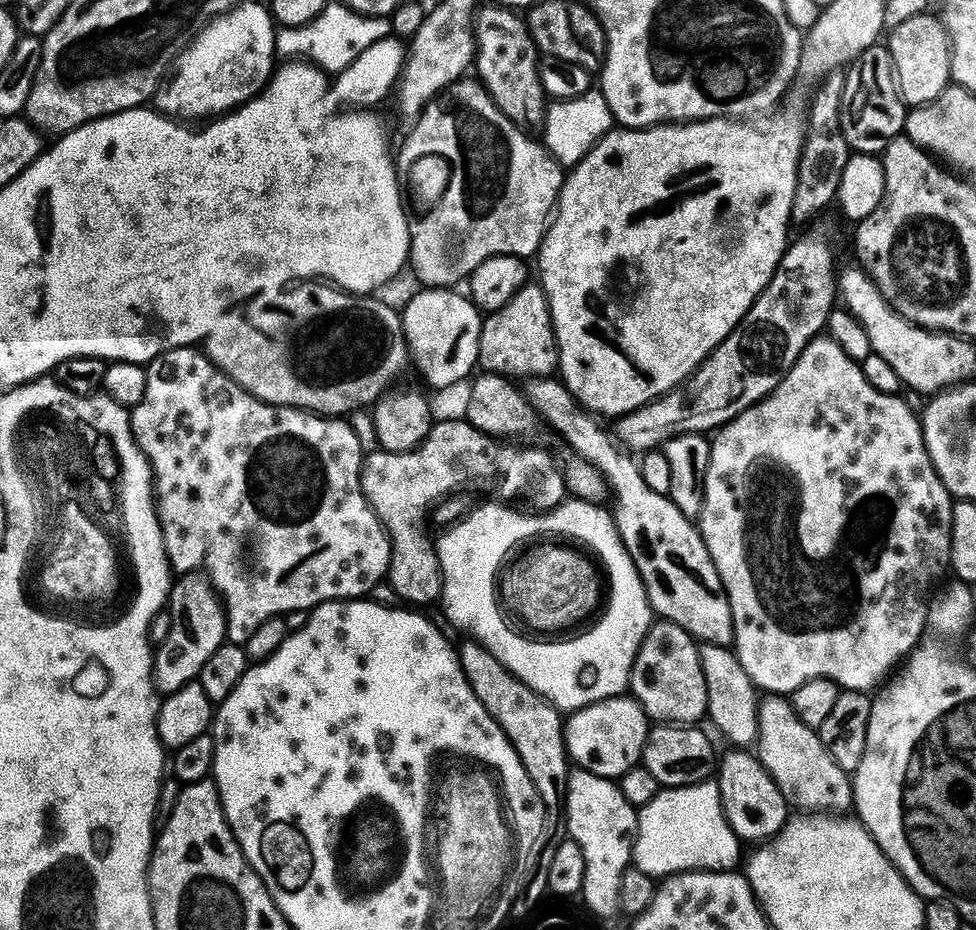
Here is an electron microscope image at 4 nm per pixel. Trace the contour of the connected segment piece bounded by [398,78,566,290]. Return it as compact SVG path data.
M465 78L459 80L456 84L451 84L435 100L431 100L428 103L428 107L420 113L415 124L416 129L413 130L412 137L399 149L399 167L408 170L408 156L412 156L412 160L416 160L416 156L424 156L424 152L444 152L444 156L448 156L448 160L452 160L452 168L456 168L456 176L452 176L452 186L448 188L447 194L443 194L437 210L423 217L426 219L420 221L419 224L418 222L412 224L412 255L410 257L410 264L413 269L416 267L416 276L421 280L421 285L424 288L447 288L452 290L460 286L456 284L462 283L463 280L465 283L472 273L478 270L478 266L482 266L482 262L486 262L495 256L535 257L539 253L540 245L544 243L546 229L550 224L550 217L558 207L560 191L564 189L564 181L566 179L565 169L553 158L552 153L548 151L547 147L540 142L528 144L527 138L524 137L526 135L525 129L519 128L500 109L500 105L493 102L492 97L488 95L488 89L476 78Z

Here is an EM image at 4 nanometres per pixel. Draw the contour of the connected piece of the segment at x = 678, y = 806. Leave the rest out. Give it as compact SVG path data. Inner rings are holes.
M709 778L688 788L664 788L648 805L639 809L640 825L636 827L636 847L632 850L634 866L653 878L681 876L684 872L731 872L740 860L742 841L728 825L720 785Z

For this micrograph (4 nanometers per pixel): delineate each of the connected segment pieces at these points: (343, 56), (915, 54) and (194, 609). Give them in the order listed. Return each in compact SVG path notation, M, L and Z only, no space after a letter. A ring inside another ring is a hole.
M329 2L309 24L300 28L281 27L276 33L276 55L288 62L311 62L329 74L345 72L374 42L393 35L391 19L383 16L364 16L347 3Z
M923 14L910 18L897 28L891 29L886 40L888 53L892 56L892 65L896 67L896 85L900 87L900 96L905 105L912 108L923 108L926 104L933 104L953 83L952 79L952 44L948 40L948 32L944 28L943 19Z
M188 574L183 578L177 579L175 581L174 587L172 589L172 595L170 597L170 613L172 612L172 629L168 632L168 637L164 640L164 645L159 645L158 651L154 656L154 683L161 693L171 694L182 690L186 685L193 683L199 677L200 672L203 667L206 666L210 658L213 658L215 652L226 644L226 637L228 636L228 618L224 611L224 601L221 600L219 592L212 587L212 581L205 578L200 574Z

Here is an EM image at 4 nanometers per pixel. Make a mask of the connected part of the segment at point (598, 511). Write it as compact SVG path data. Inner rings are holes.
M568 498L568 499L565 499L565 501L564 501L564 503L563 503L563 504L560 504L560 505L558 505L558 506L557 506L557 508L552 508L552 509L551 509L551 510L550 510L550 511L549 511L549 512L542 512L542 513L539 513L539 514L533 514L533 513L532 513L532 512L531 512L531 511L528 511L528 510L521 510L521 509L520 509L520 508L519 508L519 507L516 507L516 506L509 506L509 505L508 505L508 504L507 504L507 503L504 503L504 502L499 502L499 503L500 503L500 504L484 504L484 505L482 505L482 506L481 506L481 508L476 508L476 509L474 509L474 510L473 510L473 512L472 512L472 509L471 509L471 511L469 511L469 512L468 512L468 513L467 513L467 515L465 515L465 516L464 516L464 517L463 517L463 518L461 518L461 519L459 519L459 520L457 520L457 521L456 521L456 523L455 523L455 524L453 524L453 525L451 525L451 527L449 527L449 528L448 528L448 529L447 529L447 531L445 531L445 532L448 532L448 533L446 533L446 534L445 534L445 536L444 536L444 537L442 537L442 538L441 538L441 540L440 540L440 541L439 541L439 540L438 540L438 539L437 539L437 540L436 540L436 541L435 541L435 544L434 544L434 547L435 547L435 550L436 550L436 556L437 556L437 557L438 557L438 559L439 559L439 560L440 560L440 574L441 574L441 577L442 577L442 605L443 605L443 604L444 604L444 612L445 612L445 614L446 614L446 615L448 615L448 620L449 620L449 622L450 622L450 623L452 623L452 624L453 624L453 626L454 626L454 627L456 627L456 628L461 628L461 630L462 630L462 631L464 631L464 632L469 632L469 634L470 634L470 635L472 635L472 636L469 636L469 637L471 637L471 639L472 639L472 640L473 640L473 641L475 641L475 643L478 643L478 644L481 644L481 645L482 645L482 646L483 646L483 648L485 648L485 649L486 649L486 650L490 650L490 654L494 654L494 658L498 658L498 662L502 662L502 666L506 666L506 670L510 670L510 674L514 674L514 675L515 675L515 676L516 676L516 677L518 677L518 678L519 678L519 680L520 680L520 681L522 681L522 683L523 683L523 684L525 684L525 685L526 685L526 686L530 686L530 690L534 690L534 691L535 691L535 692L537 692L537 693L538 693L538 695L539 695L539 696L541 696L541 697L542 697L542 699L543 699L543 700L546 700L546 701L548 701L548 703L549 703L549 704L551 704L551 705L552 705L552 707L553 707L553 708L555 708L555 709L557 709L557 710L559 710L559 711L560 711L560 712L561 712L561 713L564 713L564 714L571 714L571 713L574 713L574 712L576 712L576 711L578 711L578 709L579 709L579 708L585 708L585 707L586 707L586 706L590 706L590 705L591 705L591 704L597 704L597 703L598 703L598 702L602 702L602 701L603 701L603 700L615 700L615 699L616 699L616 697L617 697L617 696L622 696L622 695L625 695L625 693L627 693L627 692L628 692L628 691L629 691L629 688L630 688L630 685L631 685L631 683L632 683L632 667L633 667L633 666L634 666L634 662L635 662L635 661L636 661L636 655L637 655L637 654L638 654L638 650L639 650L639 649L640 649L640 647L641 647L641 646L642 646L642 642L643 642L643 641L644 641L644 639L645 639L645 638L646 638L646 634L647 634L647 633L648 633L648 632L649 632L649 630L651 630L651 629L652 629L652 626L653 626L653 623L654 623L654 613L653 613L653 610L652 610L652 604L651 604L651 602L649 602L649 601L648 601L648 595L647 595L647 594L646 594L646 586L645 586L645 585L644 585L644 583L643 583L643 582L642 582L642 578L641 578L641 577L640 577L640 572L639 572L639 571L638 571L638 569L636 569L636 564L635 564L635 563L634 563L634 562L633 562L633 561L632 561L632 556L631 556L631 555L630 555L630 553L629 553L629 552L628 552L628 545L626 545L626 544L624 544L624 543L623 543L623 542L622 542L622 538L621 538L621 537L620 537L620 534L619 534L619 530L618 530L618 529L616 529L616 525L615 525L615 524L614 524L614 523L613 523L613 517L612 517L612 516L611 516L611 515L610 515L610 512L609 512L609 509L608 509L608 508L607 508L607 507L604 507L604 506L601 506L601 505L599 505L599 504L591 504L591 503L590 503L590 502L586 502L586 501L585 501L585 500L578 500L578 499L575 499L575 498ZM535 536L544 536L544 537L540 537L540 538L564 538L564 537L560 537L560 536L569 536L569 538L570 538L570 539L572 539L572 540L581 540L581 542L582 542L582 543L584 543L584 544L589 544L589 546L590 546L590 547L592 547L592 548L593 548L593 550L594 550L594 551L596 551L596 552L597 552L597 554L598 554L598 555L600 555L600 560L601 560L601 561L600 561L600 560L599 560L599 563L600 563L600 564L601 564L601 565L602 565L602 568L603 568L603 564L602 564L602 563L604 563L604 568L605 568L605 569L604 569L604 568L603 568L603 571L604 571L604 572L605 572L605 573L606 573L606 580L607 580L607 583L608 583L608 580L609 580L609 582L610 582L610 583L612 583L612 593L610 593L610 594L609 594L609 596L608 596L608 593L607 593L607 596L606 596L606 607L605 607L605 608L604 608L604 609L603 609L603 612L604 612L604 611L605 611L605 612L604 612L604 617L602 617L602 616L603 616L603 612L602 612L602 615L601 615L601 616L600 616L600 617L599 617L599 619L597 619L597 620L596 620L596 621L595 621L595 623L593 623L593 624L592 624L592 625L591 625L591 627L592 627L592 626L593 626L593 628L592 628L592 629L590 629L590 630L589 630L589 632L584 632L584 631L581 631L581 632L580 632L580 633L579 633L579 634L576 634L576 635L580 635L580 634L581 634L581 636L576 636L576 635L573 635L573 636L572 636L572 637L571 637L571 638L560 638L560 639L557 639L557 640L560 640L560 641L558 641L558 642L557 642L557 644L539 644L539 642L538 642L538 641L536 641L536 640L527 640L527 638L526 638L526 637L524 637L524 636L519 636L519 634L518 634L518 633L516 633L516 632L515 632L515 630L514 630L514 629L512 629L512 628L511 628L511 626L510 626L510 625L508 625L508 624L507 624L507 622L506 622L506 621L504 621L504 616L505 616L505 613L504 613L504 612L503 612L503 611L502 611L502 604L501 604L501 601L500 601L500 600L499 600L499 599L498 599L498 577L499 577L499 576L500 576L500 575L501 575L501 572L502 572L502 569L503 569L503 568L504 568L504 567L505 567L505 565L507 565L507 564L508 564L508 563L509 563L509 560L508 560L508 555L510 555L510 554L511 554L511 552L512 552L512 551L514 551L514 550L515 550L515 548L516 548L516 547L518 547L518 546L519 546L519 544L524 544L524 543L525 543L525 544L524 544L524 545L527 545L527 544L528 544L528 543L529 543L529 542L532 542L532 541L528 541L528 542L527 542L527 540L532 540L532 539L534 539L534 538L535 538Z

